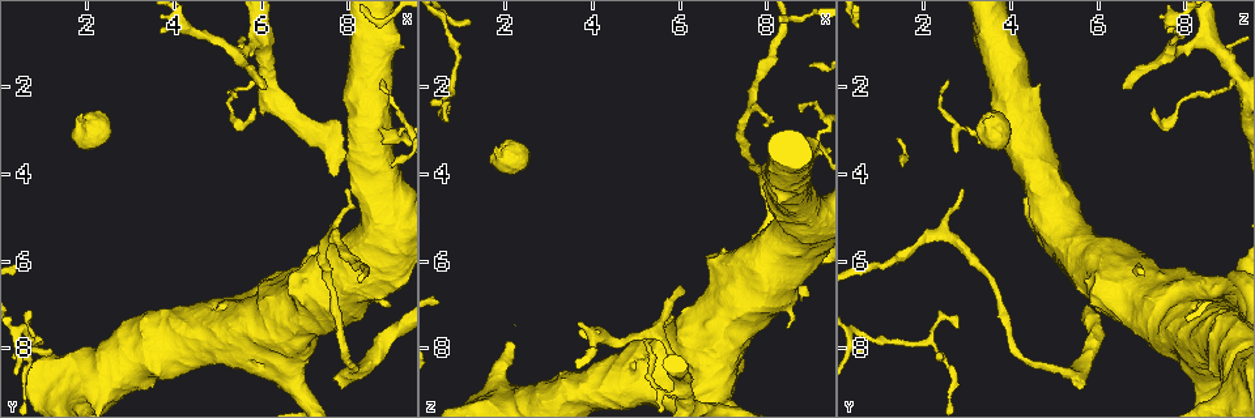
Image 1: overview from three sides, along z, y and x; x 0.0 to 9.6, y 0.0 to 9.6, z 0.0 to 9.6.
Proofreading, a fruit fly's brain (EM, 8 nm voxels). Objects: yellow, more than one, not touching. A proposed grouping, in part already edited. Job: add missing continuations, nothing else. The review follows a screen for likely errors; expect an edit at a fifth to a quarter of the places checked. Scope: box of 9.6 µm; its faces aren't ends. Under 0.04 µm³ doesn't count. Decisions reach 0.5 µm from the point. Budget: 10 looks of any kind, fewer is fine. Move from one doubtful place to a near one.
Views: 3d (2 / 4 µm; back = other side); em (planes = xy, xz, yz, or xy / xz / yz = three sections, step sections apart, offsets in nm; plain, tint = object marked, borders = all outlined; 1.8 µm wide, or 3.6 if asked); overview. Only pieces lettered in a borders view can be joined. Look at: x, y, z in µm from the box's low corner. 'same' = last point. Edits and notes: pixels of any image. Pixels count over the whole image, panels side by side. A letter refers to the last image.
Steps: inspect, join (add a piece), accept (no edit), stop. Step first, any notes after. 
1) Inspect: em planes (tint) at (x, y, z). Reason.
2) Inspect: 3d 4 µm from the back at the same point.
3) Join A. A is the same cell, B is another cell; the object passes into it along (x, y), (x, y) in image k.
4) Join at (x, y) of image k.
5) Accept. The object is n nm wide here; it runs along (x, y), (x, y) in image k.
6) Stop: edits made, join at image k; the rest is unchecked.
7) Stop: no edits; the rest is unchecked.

Inspect: em planes (borders) at (6.05, 1.95, 6.60). Free end.

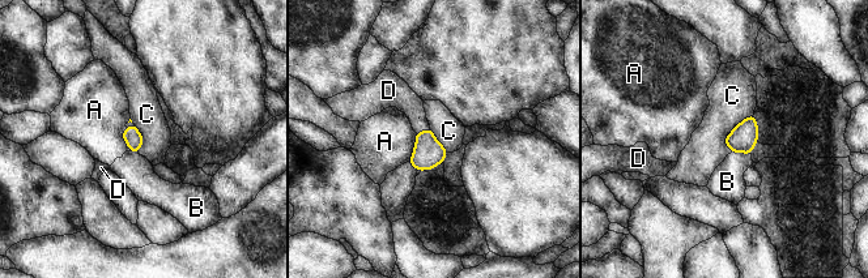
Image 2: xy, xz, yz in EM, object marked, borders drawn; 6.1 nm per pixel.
Join D. D is the same cell, A, B and C are other cells; the object passes into it along (428, 153), (422, 131), (401, 97) in image 2; it goes on there.

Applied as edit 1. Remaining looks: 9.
Inspect: overview. Redraw.

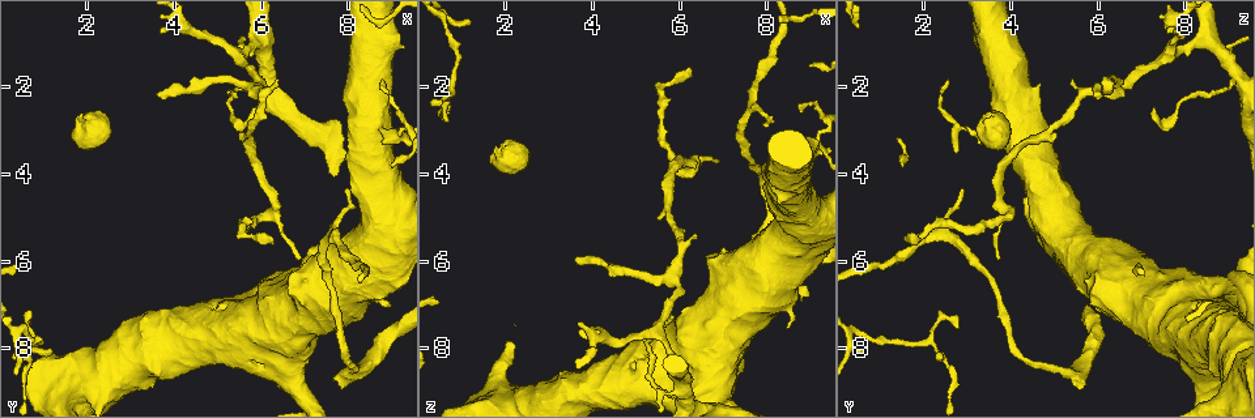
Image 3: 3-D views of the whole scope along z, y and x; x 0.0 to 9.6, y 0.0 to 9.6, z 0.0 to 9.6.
Inspect: 3d 2 µm at (3.70, 2.30, 5.90). Branch stops here.

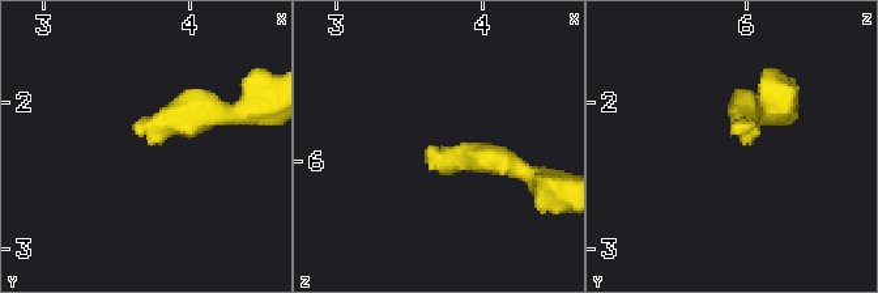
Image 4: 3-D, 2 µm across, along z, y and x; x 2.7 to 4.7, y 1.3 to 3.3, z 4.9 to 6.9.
Inspect: em planes (tint) at (3.66, 2.24, 5.88). Need the tissue.

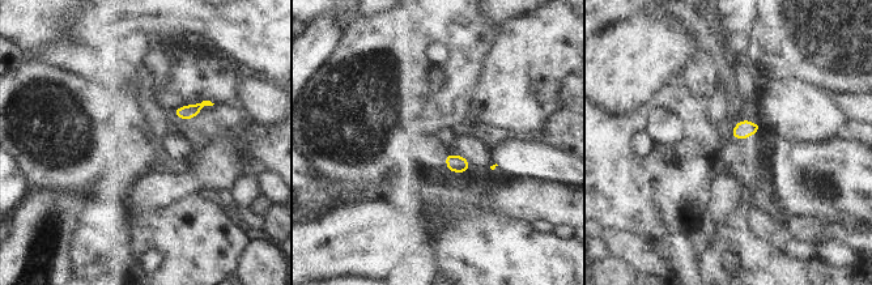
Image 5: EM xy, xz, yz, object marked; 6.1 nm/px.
Inspect: em planes (borders) at the same point. See the neighbours.

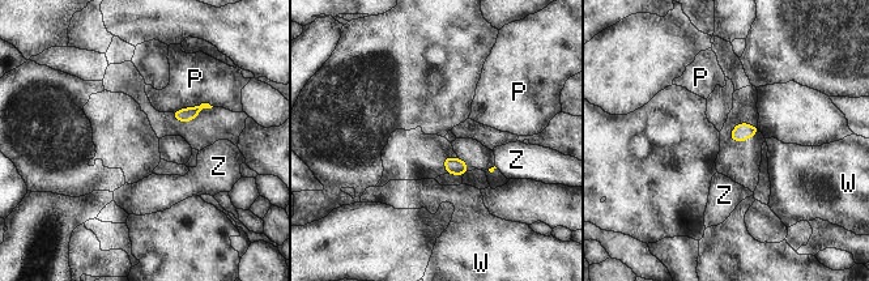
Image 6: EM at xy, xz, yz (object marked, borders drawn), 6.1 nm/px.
Accept. P, W and Z are other cells; a border runs along (213, 106), (200, 103), (173, 113) in image 6; no lettered piece goes on from it.

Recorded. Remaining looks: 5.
Inspect: em planes (plain) at (6.25, 5.40, 1.55).

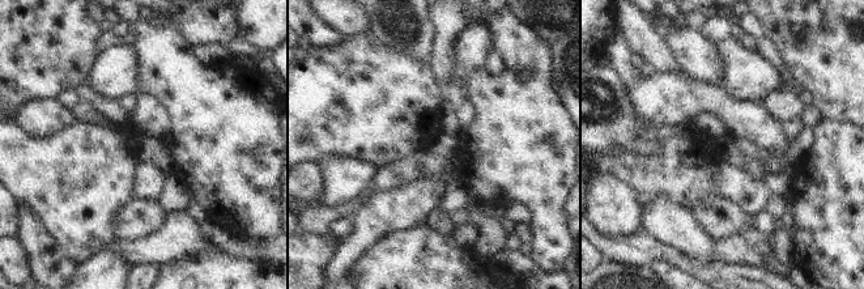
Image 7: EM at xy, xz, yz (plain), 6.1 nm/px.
Inspect: em planes (tint) at the same point. Where the object lies.

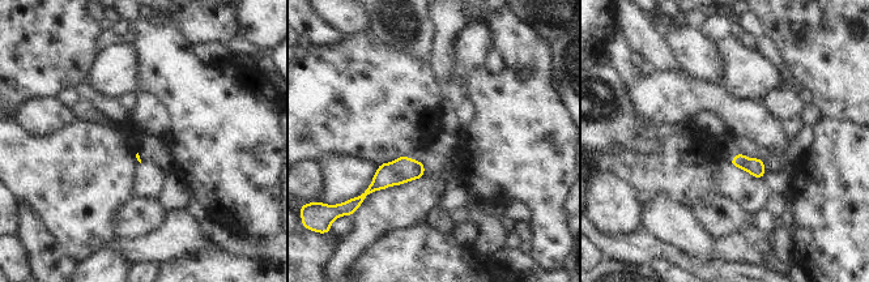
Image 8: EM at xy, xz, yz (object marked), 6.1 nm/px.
Inspect: em planes (borders) at the same point. See the neighbours.

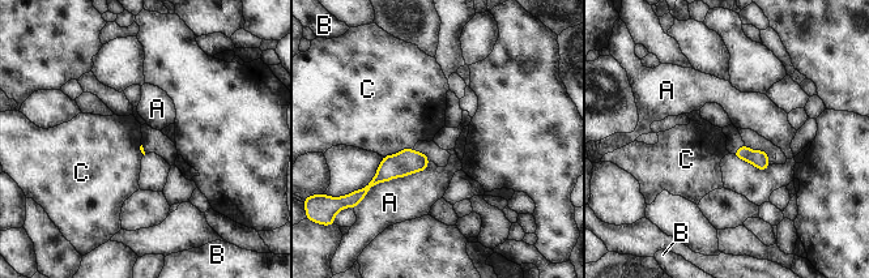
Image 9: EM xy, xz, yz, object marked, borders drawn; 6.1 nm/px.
Accept. The longest contact is with A, 440 nm; A, B and C are other cells; a border runs along (412, 149), (404, 148), (383, 157) in image 9; no lettered piece goes on from it.

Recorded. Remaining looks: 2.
Inspect: 3d 2 µm at (8.95, 7.05, 6.75). Thick end.

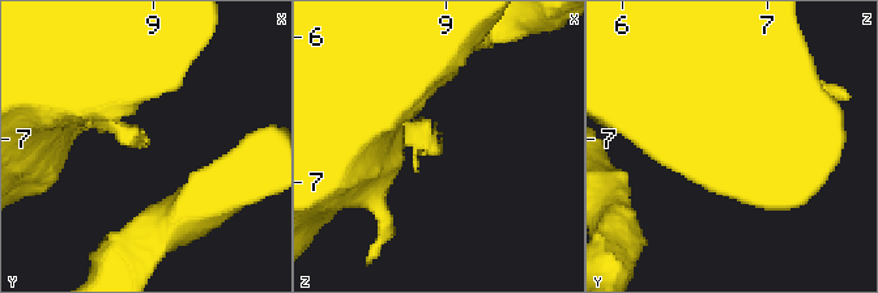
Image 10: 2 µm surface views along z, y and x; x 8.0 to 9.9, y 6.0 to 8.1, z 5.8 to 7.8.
Inspect: em planes (borders) at (8.94, 7.02, 6.80). Need the tissue.

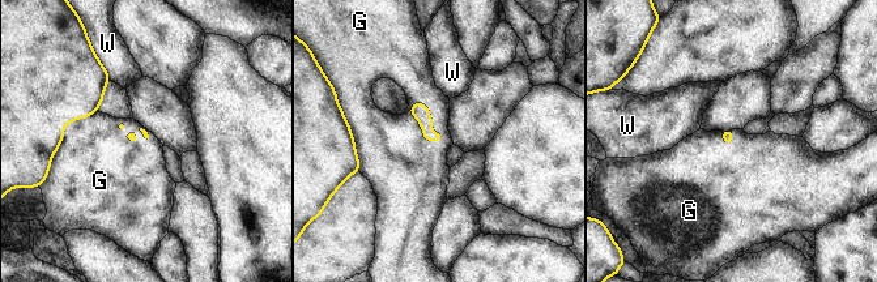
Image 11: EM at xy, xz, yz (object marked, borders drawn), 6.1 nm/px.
Accept. The longest contact is with G, 300 nm; G and W are other cells; a border runs along (412, 103), (422, 137), (441, 141) in image 11; no lettered piece goes on from it.

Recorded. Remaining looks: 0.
Stop: edits made, join at image 2; the rest is unchecked.

